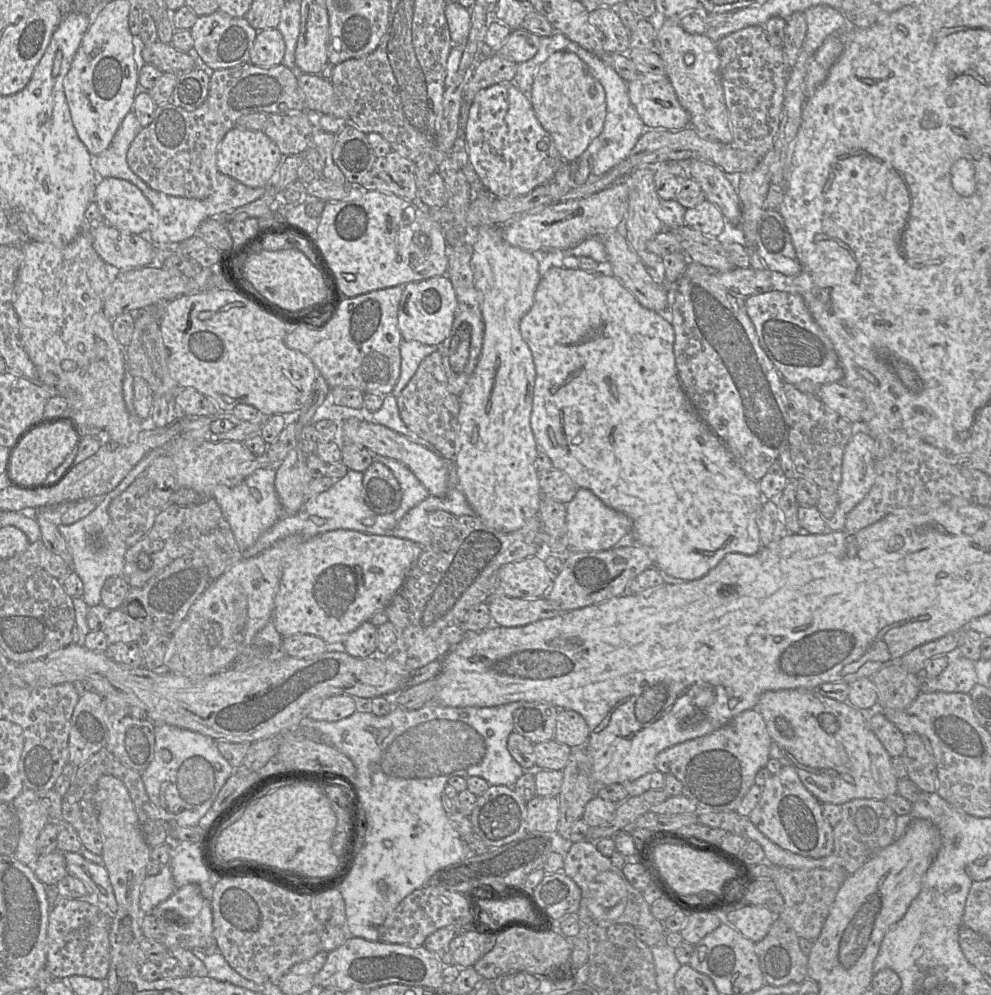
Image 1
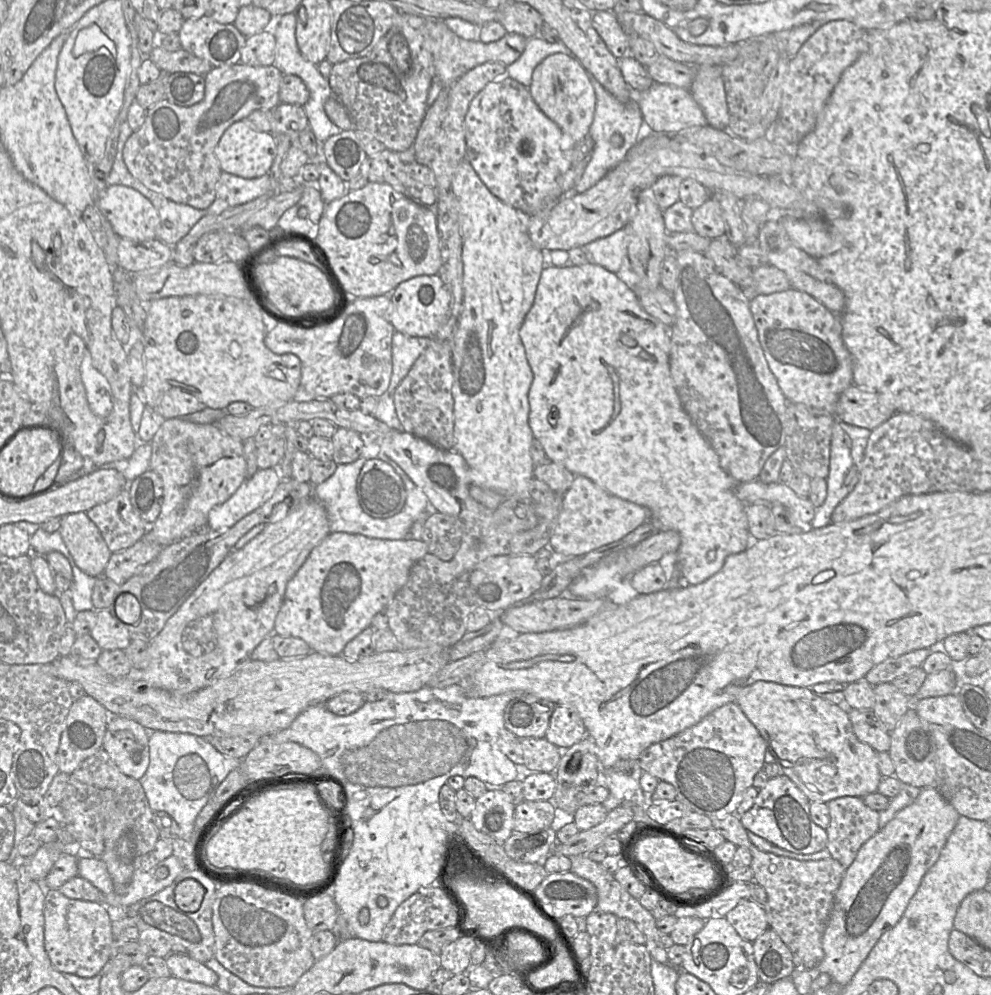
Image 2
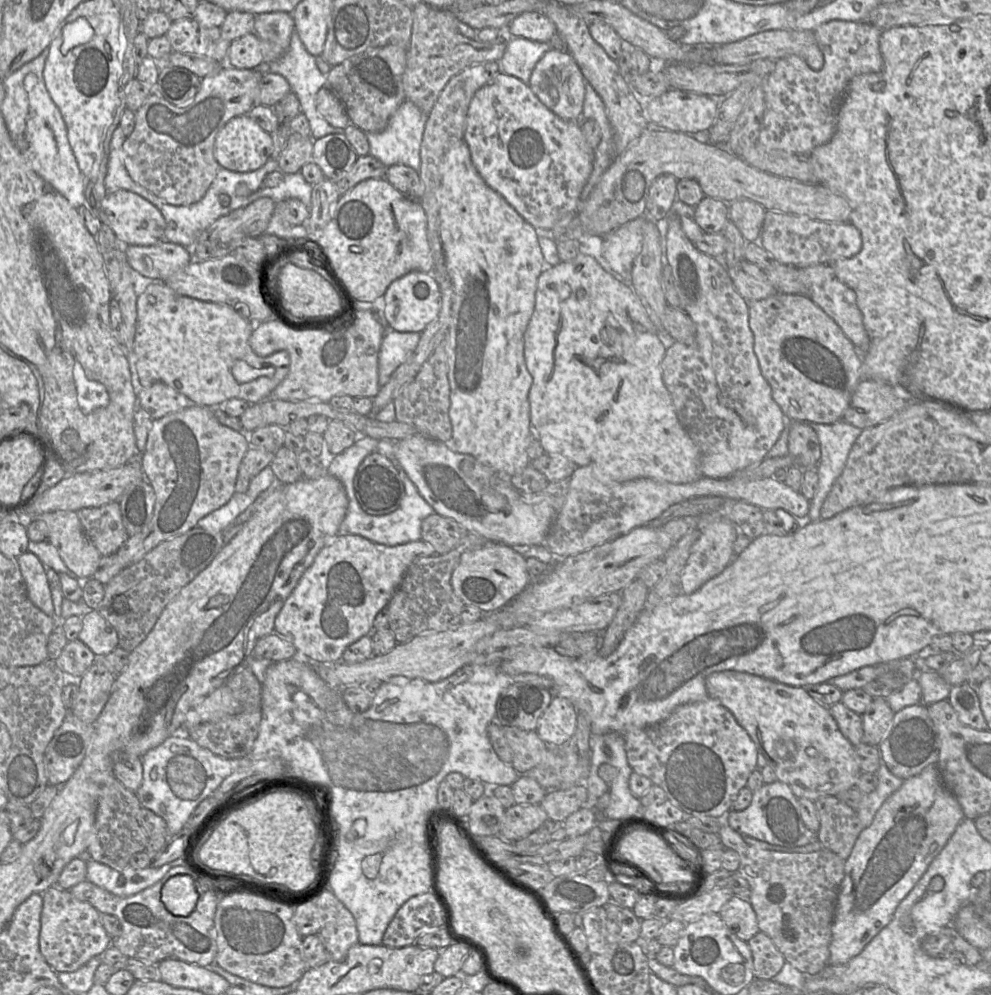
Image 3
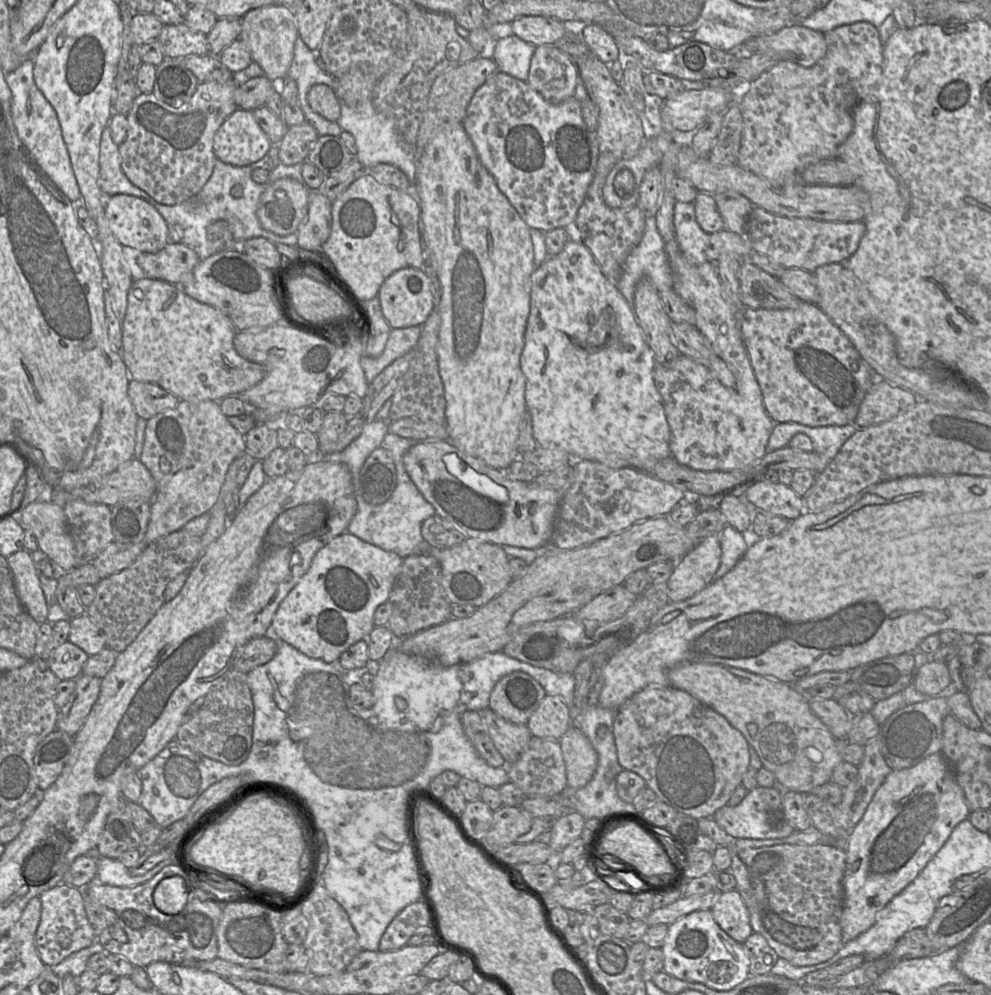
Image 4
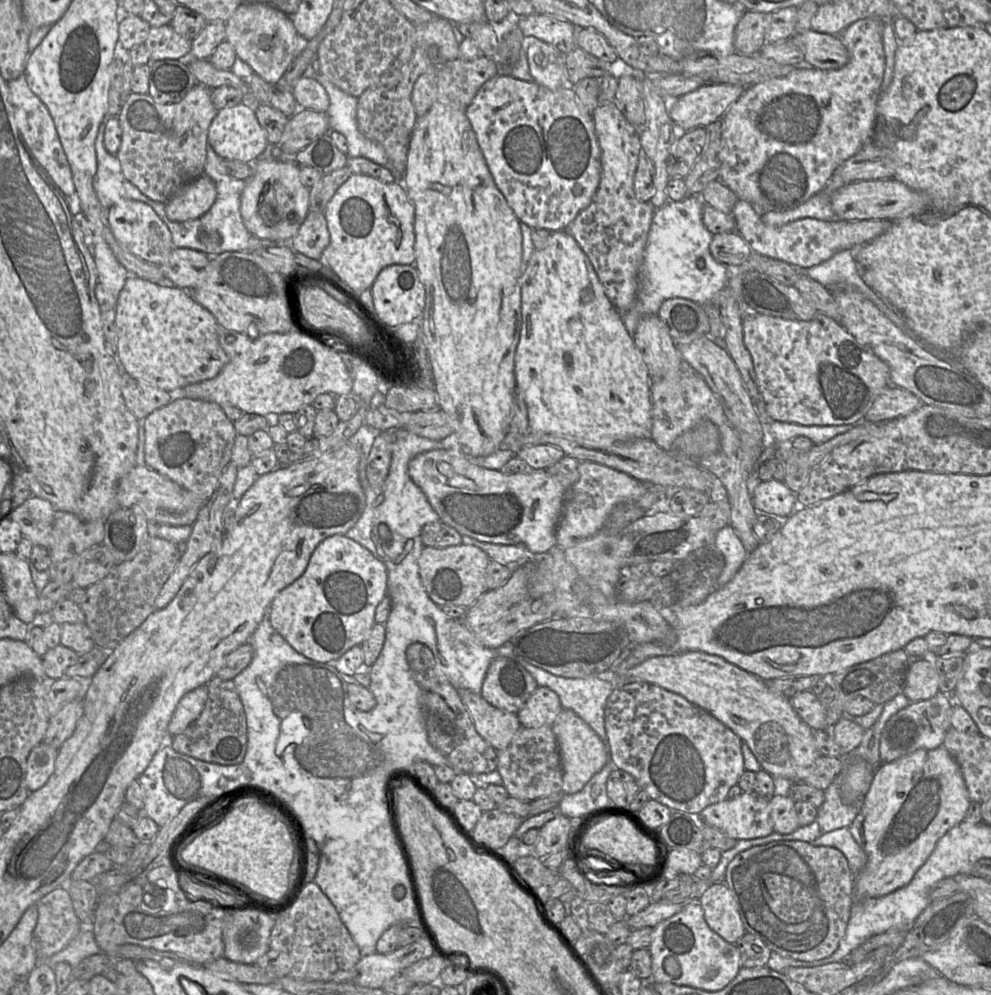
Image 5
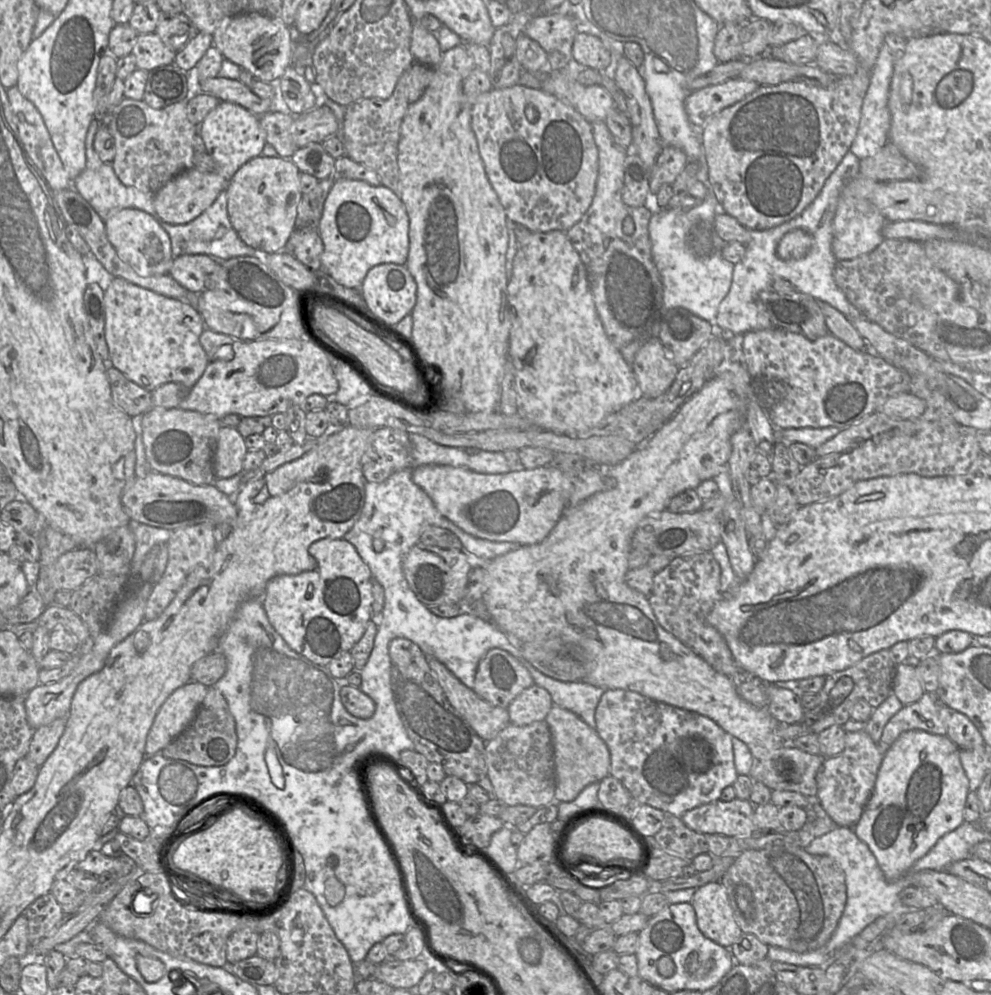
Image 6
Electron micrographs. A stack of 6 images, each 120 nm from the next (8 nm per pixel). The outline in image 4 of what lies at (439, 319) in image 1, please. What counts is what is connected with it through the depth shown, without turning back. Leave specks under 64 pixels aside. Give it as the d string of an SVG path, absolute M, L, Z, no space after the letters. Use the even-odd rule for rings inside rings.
M406 267L391 274L381 285L378 298L391 329L422 326L434 308L432 281L422 268Z

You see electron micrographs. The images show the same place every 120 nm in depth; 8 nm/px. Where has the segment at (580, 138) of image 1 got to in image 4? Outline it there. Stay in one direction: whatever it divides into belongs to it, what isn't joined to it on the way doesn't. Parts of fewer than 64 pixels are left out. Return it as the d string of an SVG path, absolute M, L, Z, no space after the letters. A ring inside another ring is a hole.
M555 45L535 47L527 82L548 103L557 105L573 97L579 79L576 63Z

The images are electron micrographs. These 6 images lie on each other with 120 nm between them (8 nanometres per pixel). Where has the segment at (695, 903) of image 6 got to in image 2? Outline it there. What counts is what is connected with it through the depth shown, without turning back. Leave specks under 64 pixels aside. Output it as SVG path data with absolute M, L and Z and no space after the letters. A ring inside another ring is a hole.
M752 900L740 902L725 918L741 938L751 943L769 928L764 908Z

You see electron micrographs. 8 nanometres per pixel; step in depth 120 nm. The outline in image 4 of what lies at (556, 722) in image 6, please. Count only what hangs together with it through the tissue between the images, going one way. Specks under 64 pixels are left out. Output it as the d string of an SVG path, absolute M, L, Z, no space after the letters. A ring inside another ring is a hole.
M573 725L559 739L559 743L566 765L568 787L584 787L595 774L598 765L597 751L588 737Z

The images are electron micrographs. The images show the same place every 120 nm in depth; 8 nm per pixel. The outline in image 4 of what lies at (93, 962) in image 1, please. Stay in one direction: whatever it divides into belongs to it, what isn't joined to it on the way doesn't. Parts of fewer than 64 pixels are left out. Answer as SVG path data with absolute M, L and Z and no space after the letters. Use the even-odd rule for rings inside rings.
M62 883L44 891L39 897L41 919L36 931L35 946L46 967L51 968L59 964L71 954L97 941L85 911L83 889Z

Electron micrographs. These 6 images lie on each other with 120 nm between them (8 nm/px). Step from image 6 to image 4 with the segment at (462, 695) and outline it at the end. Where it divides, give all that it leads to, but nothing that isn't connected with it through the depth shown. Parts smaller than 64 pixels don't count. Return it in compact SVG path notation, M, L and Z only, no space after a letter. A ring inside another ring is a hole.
M490 708L478 712L480 712L489 734L506 764L516 762L525 752L532 738L528 727L523 724L511 723Z

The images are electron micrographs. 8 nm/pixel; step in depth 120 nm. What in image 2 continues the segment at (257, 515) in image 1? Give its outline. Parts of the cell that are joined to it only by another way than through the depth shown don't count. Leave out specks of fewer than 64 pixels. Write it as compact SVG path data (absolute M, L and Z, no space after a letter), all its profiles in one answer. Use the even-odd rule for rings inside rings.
M277 467L258 469L253 476L242 482L228 500L209 511L207 525L218 533L227 531L266 502L279 482L280 473Z

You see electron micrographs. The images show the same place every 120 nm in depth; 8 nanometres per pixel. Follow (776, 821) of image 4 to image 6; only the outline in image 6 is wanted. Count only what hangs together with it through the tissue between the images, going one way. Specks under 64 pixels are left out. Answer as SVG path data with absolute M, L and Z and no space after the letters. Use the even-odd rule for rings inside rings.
M735 798L725 802L718 799L685 812L681 819L687 827L702 834L749 837L757 830L753 821L754 811L755 806L750 800Z

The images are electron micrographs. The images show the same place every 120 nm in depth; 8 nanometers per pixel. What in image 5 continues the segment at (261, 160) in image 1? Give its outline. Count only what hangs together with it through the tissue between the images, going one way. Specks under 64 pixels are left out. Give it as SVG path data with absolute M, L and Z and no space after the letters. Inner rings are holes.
M240 103L218 110L208 129L208 143L221 158L247 163L257 160L269 142L253 105Z

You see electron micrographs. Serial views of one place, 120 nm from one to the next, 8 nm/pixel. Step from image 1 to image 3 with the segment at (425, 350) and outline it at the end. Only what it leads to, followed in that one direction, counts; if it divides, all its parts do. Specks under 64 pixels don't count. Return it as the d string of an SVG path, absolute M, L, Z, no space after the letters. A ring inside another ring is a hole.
M386 329L378 354L378 384L385 385L392 373L415 350L421 333Z

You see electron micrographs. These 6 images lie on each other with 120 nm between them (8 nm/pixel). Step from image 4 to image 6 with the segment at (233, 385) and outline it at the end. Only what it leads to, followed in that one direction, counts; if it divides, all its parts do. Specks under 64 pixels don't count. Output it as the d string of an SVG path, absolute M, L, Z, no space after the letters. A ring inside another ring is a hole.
M114 277L104 291L105 339L109 349L109 363L128 379L152 392L162 384L173 382L191 388L203 375L208 359L200 344L204 320L193 305L142 288L123 278Z

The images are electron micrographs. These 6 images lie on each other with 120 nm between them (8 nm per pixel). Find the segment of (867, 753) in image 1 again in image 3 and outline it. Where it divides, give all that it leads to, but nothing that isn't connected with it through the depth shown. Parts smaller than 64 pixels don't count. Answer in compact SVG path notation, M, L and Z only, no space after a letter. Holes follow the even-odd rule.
M727 670L711 673L706 688L747 731L774 769L777 781L787 784L798 799L815 801L856 786L861 769L855 747L840 732L829 708L811 697L805 687Z

